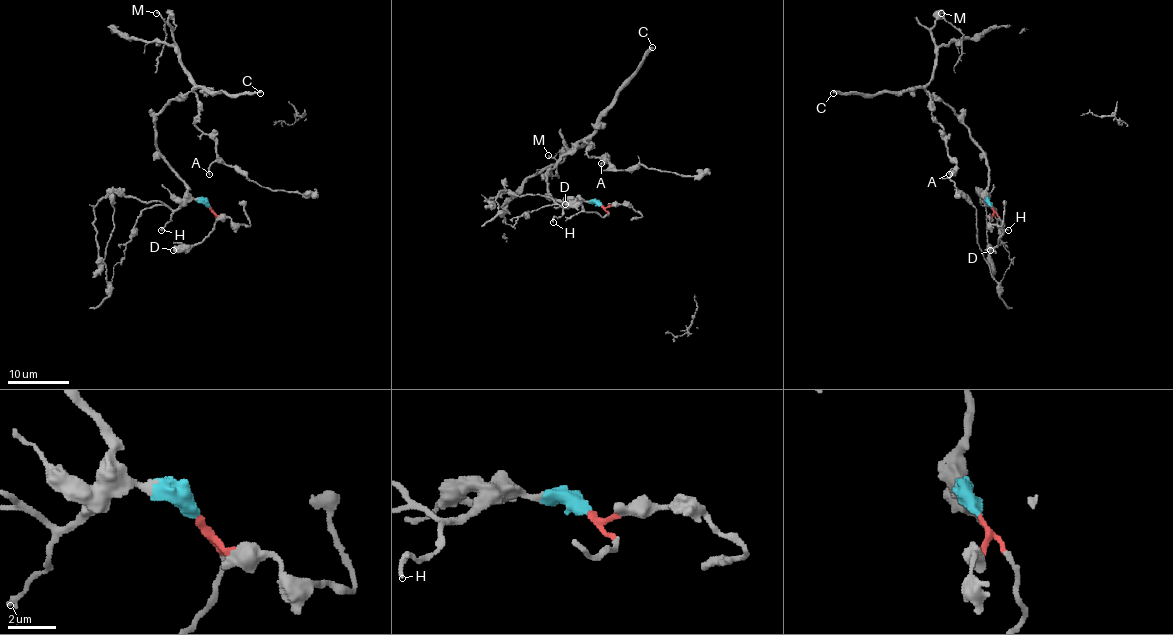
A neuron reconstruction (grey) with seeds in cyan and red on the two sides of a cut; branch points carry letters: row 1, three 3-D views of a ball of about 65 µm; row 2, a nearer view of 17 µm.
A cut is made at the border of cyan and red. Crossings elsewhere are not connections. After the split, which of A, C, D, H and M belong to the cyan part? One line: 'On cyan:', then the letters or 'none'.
On cyan: A, C, H, M

